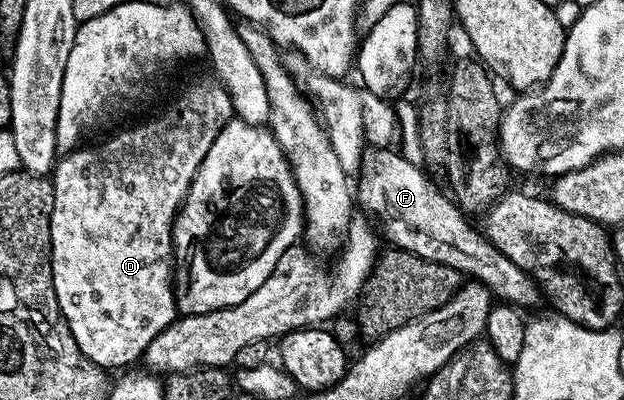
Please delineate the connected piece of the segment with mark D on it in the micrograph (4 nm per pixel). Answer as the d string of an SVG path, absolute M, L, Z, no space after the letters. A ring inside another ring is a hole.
M219 81L196 82L193 86L188 86L161 114L156 114L153 118L148 118L145 122L140 122L137 126L128 126L125 130L120 130L117 134L109 136L105 142L100 142L97 146L81 145L69 154L63 155L55 163L50 175L52 191L54 192L54 208L50 216L50 240L52 241L52 287L58 296L58 308L62 316L68 321L70 332L78 344L78 348L86 357L100 366L106 372L113 372L119 366L128 366L131 362L139 363L144 357L146 348L158 332L167 328L170 321L168 306L170 310L170 279L174 274L174 259L172 257L172 225L176 222L176 213L184 204L184 198L188 195L190 184L202 164L206 160L206 152L210 152L210 144L222 132L222 128L231 118L232 101L226 92L226 88L220 85Z

